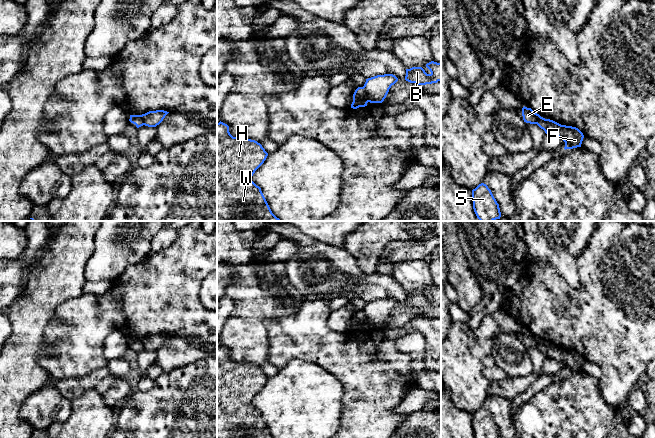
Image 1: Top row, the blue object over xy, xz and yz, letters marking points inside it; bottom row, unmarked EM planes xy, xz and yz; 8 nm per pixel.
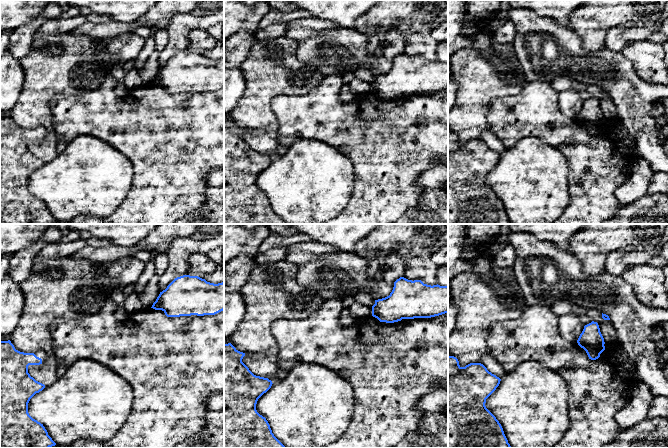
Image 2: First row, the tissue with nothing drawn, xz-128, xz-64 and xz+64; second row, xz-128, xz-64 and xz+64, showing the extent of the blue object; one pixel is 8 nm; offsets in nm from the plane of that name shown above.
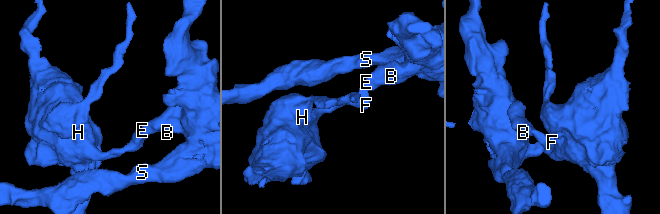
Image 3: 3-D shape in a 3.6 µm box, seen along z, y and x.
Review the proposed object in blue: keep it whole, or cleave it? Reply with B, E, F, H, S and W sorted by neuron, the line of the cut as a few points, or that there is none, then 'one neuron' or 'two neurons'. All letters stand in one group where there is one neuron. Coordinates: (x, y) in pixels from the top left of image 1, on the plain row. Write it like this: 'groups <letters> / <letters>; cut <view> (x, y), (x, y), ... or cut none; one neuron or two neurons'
groups B E S / F H W; cut xz (362, 311), (369, 325); two neurons

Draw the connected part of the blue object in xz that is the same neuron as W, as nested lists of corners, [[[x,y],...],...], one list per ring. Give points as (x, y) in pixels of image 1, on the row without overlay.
[[[217,347],[217,438],[273,438],[261,412],[252,405],[253,398],[267,380],[268,377],[257,365],[233,361],[227,348]]]

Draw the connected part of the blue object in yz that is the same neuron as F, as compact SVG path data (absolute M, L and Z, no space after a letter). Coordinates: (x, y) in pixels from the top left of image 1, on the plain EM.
M543 341L537 345L537 349L543 353L546 358L561 362L565 366L565 374L581 371L584 359L578 352L561 349Z

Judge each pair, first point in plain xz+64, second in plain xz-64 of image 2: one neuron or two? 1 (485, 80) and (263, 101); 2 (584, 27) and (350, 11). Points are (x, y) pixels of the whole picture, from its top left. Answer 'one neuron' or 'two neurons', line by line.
1: one neuron
2: two neurons

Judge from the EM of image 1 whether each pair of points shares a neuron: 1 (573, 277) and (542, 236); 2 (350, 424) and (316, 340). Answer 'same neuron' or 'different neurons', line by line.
1: same neuron
2: same neuron

